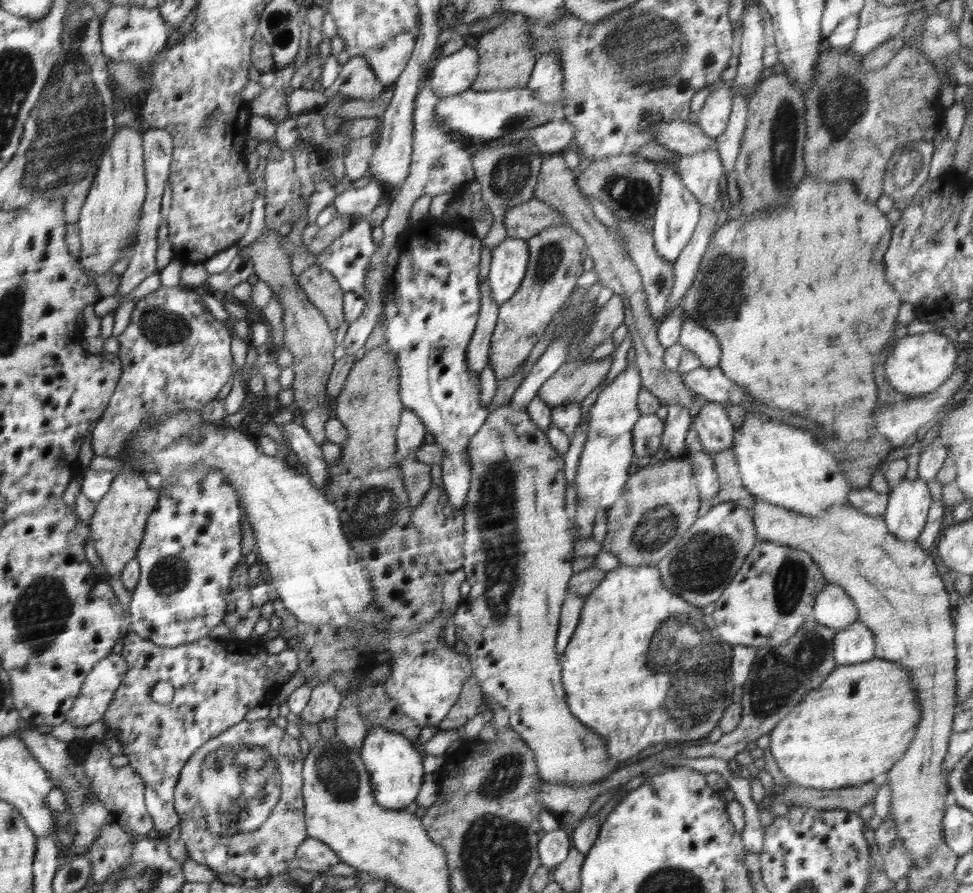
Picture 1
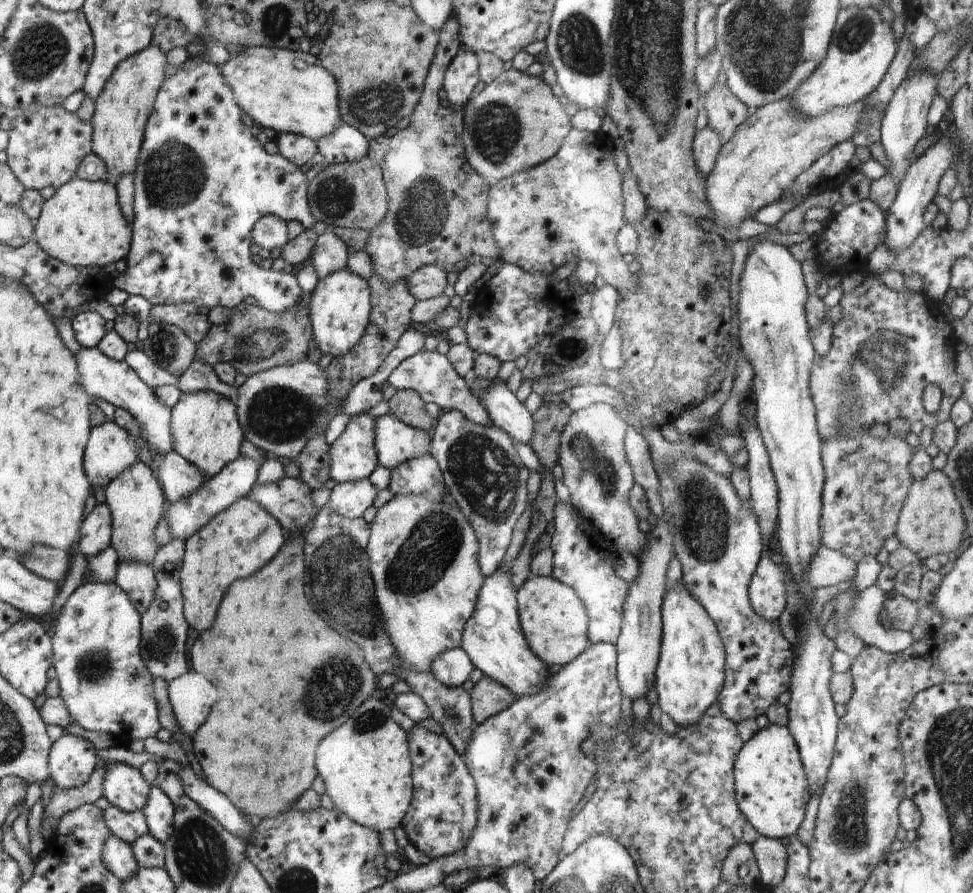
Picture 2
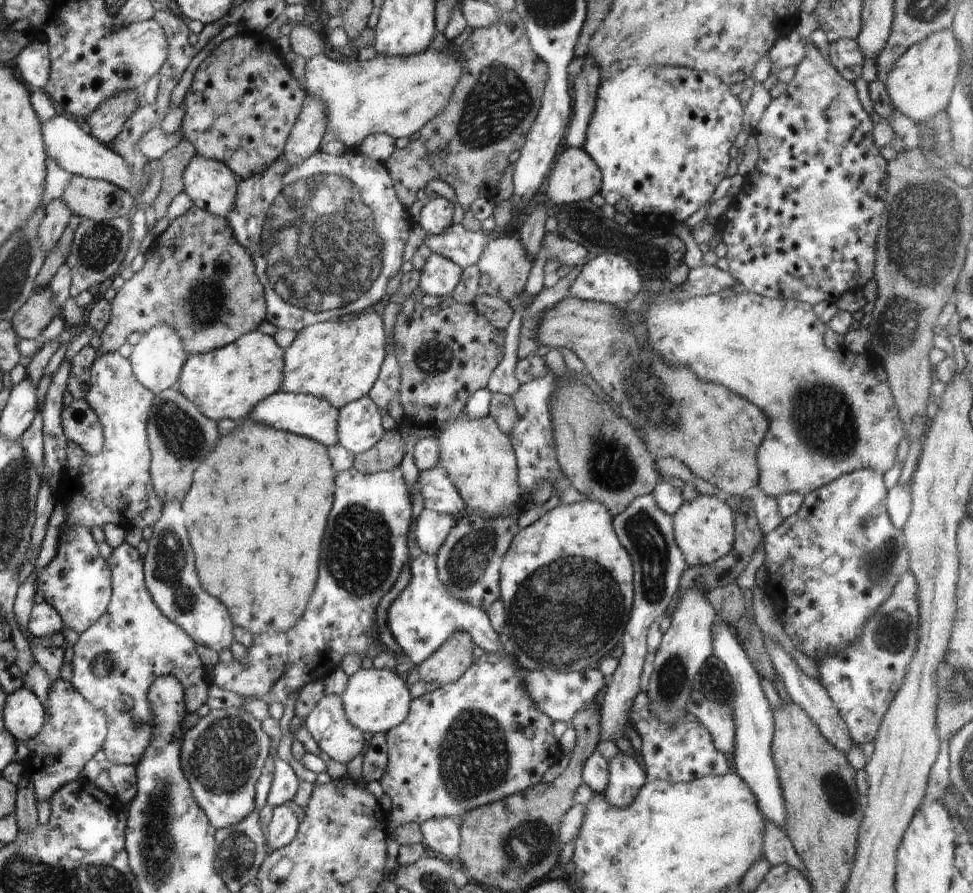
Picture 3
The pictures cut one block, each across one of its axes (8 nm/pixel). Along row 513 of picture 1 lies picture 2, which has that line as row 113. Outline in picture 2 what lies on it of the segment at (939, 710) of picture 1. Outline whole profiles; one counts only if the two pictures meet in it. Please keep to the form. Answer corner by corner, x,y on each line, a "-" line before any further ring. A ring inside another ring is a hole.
790,98
751,111
734,136
722,145
714,170
705,180
707,201
716,214
713,220
720,227
735,231
760,208
782,198
800,172
812,166
817,158
832,151
836,144
852,140
856,126
862,120
866,106
864,102
866,100
844,108
832,108
814,118
798,114

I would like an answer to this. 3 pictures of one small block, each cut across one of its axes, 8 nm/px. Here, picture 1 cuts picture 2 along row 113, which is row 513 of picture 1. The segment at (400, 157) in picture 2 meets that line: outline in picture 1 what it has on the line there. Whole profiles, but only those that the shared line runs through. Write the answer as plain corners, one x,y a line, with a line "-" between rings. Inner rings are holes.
435,485
431,487
422,503
411,514
411,523
418,530
419,537
422,540
422,544
420,544
422,553
426,557
430,554
438,556
442,568
441,573
444,576
455,570
462,569
465,540
464,522
463,509
452,508
443,487

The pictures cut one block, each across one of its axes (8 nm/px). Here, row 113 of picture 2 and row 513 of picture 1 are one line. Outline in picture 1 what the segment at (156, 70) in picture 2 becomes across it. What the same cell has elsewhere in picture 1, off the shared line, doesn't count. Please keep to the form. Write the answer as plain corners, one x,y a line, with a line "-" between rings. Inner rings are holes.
131,471
116,473
107,496
95,506
88,536
94,540
94,548
104,564
107,578
118,578
124,566
137,556
145,537
150,514
158,506
158,490
150,489
144,476

